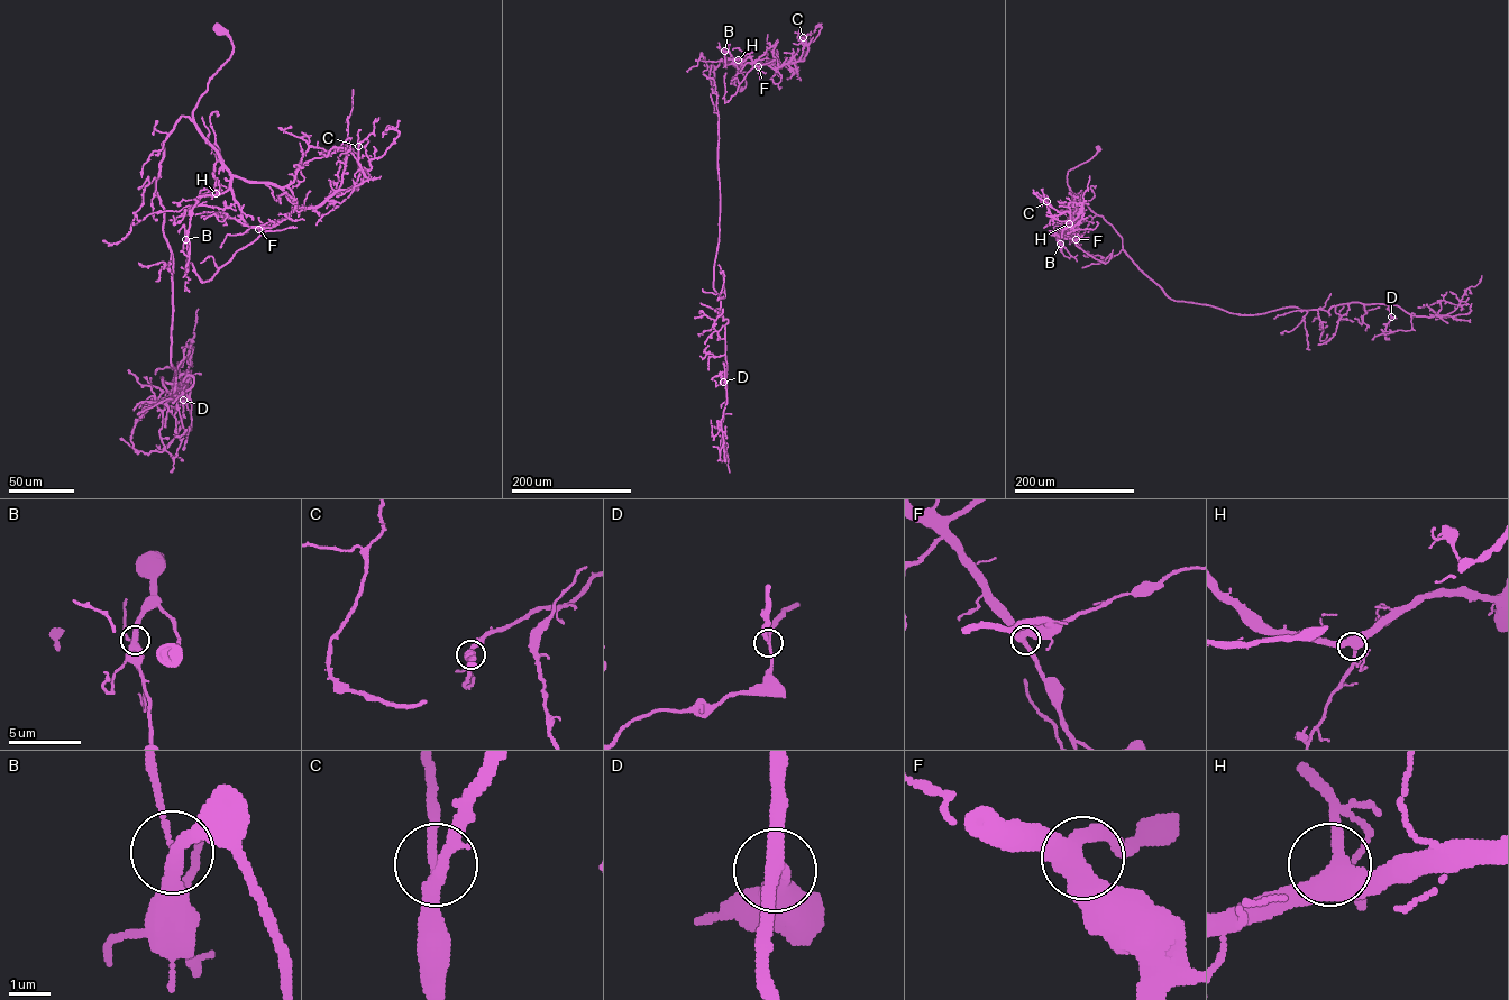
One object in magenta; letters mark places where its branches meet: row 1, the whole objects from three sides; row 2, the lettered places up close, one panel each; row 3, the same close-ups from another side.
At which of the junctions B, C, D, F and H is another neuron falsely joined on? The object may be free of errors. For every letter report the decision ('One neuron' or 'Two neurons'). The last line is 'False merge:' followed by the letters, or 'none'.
B: One neuron
C: One neuron
D: One neuron
F: One neuron
H: One neuron
False merge: none

